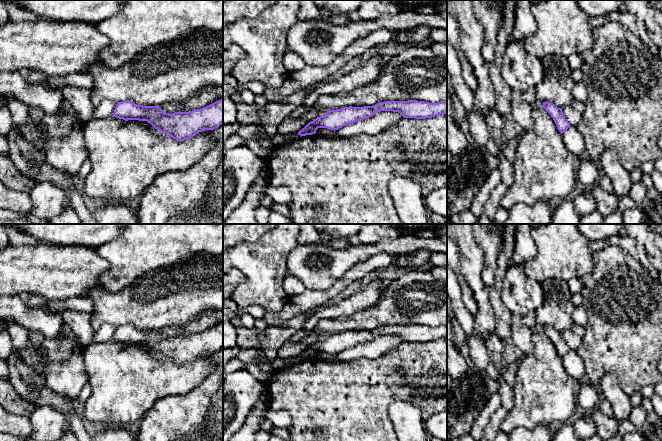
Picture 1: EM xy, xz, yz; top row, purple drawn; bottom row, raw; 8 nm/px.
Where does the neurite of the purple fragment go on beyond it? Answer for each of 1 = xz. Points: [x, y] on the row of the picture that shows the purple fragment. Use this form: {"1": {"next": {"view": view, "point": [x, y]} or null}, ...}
{"1": {"next": {"view": "xz", "point": [325, 132]}}}

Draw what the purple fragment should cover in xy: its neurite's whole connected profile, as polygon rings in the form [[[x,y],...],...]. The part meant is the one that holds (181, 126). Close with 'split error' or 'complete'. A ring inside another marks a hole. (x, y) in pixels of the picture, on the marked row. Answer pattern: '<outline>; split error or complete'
[[[223,99],[189,112],[165,113],[158,106],[137,105],[131,101],[118,102],[113,116],[125,121],[147,121],[161,133],[184,141],[199,132],[214,130],[223,124]]]; complete

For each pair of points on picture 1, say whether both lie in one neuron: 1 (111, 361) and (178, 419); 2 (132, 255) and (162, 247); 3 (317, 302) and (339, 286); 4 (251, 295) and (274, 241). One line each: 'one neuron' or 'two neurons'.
1: two neurons
2: one neuron
3: one neuron
4: one neuron

